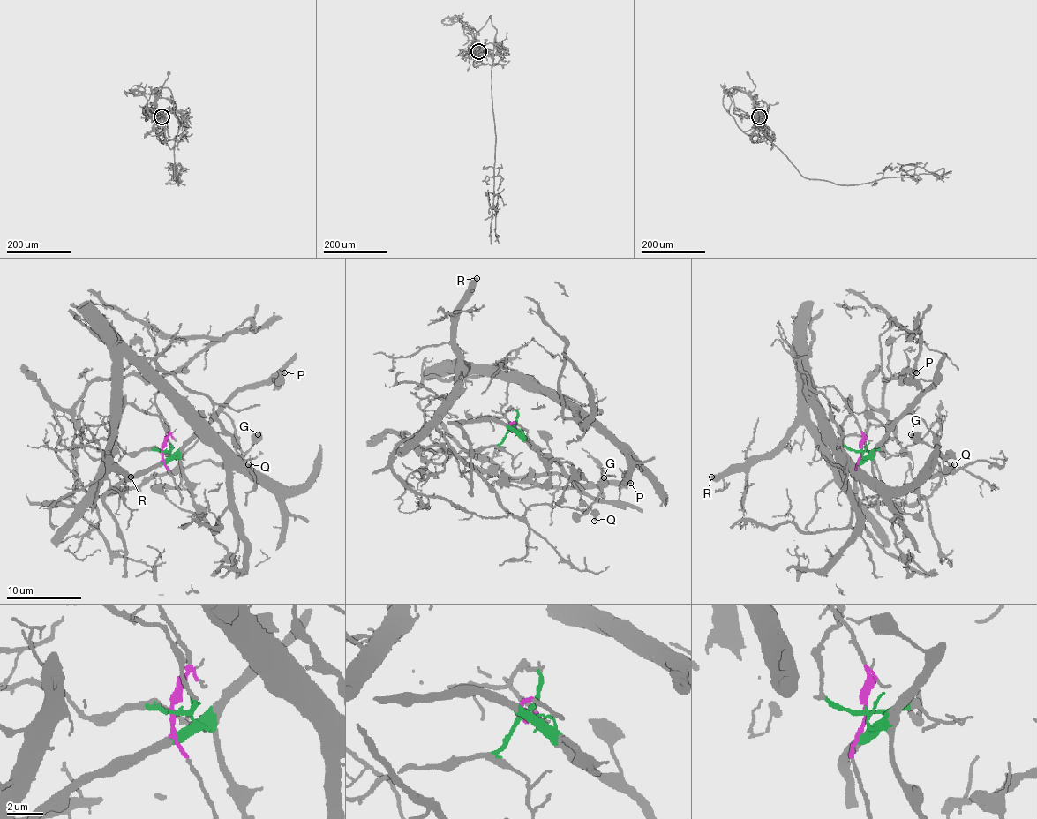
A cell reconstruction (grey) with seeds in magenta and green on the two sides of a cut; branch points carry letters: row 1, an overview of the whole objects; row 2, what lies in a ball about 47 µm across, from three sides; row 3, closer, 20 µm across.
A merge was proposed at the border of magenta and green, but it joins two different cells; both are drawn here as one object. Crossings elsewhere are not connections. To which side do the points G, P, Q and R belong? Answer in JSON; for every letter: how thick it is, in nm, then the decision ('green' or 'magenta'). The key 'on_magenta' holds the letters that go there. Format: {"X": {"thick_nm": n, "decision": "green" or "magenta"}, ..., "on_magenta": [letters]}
{"G": {"thick_nm": 500, "decision": "green"}, "P": {"thick_nm": 190, "decision": "green"}, "Q": {"thick_nm": 260, "decision": "green"}, "R": {"thick_nm": 550, "decision": "magenta"}, "on_magenta": ["R"]}

